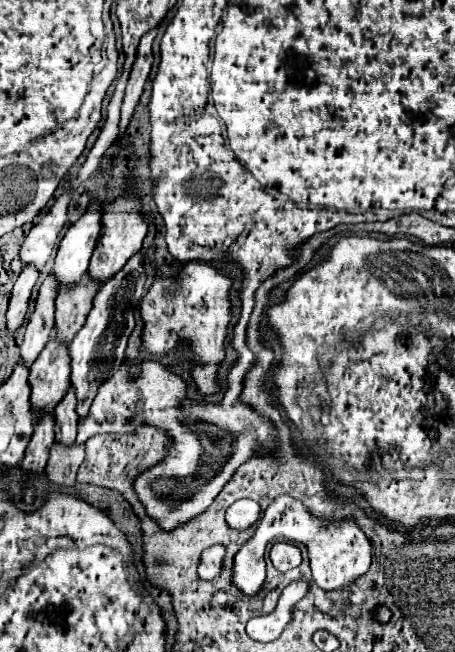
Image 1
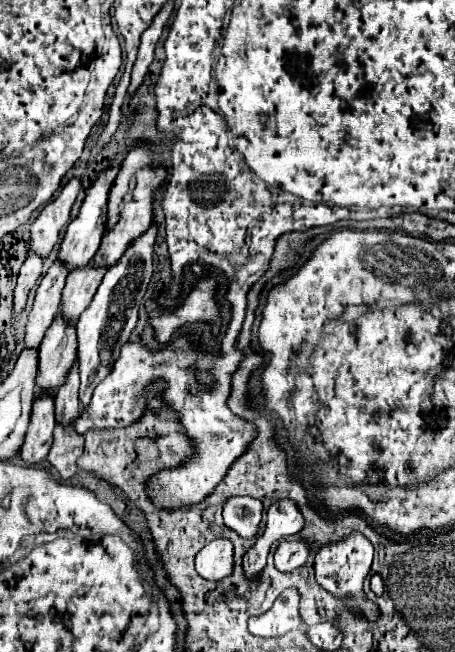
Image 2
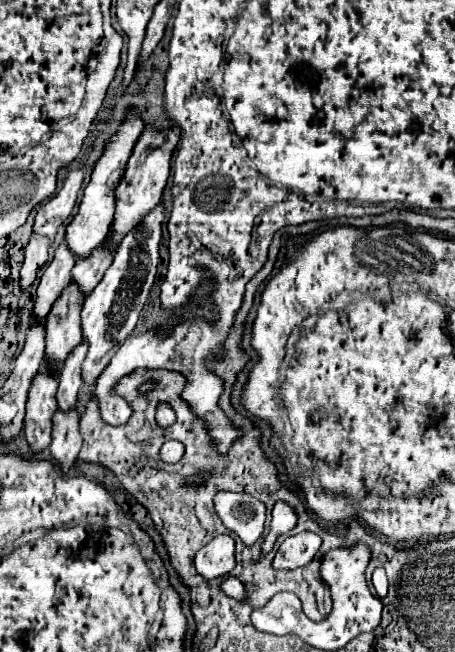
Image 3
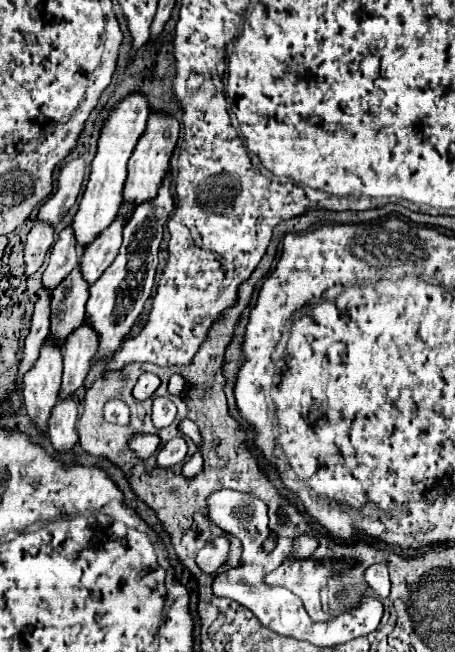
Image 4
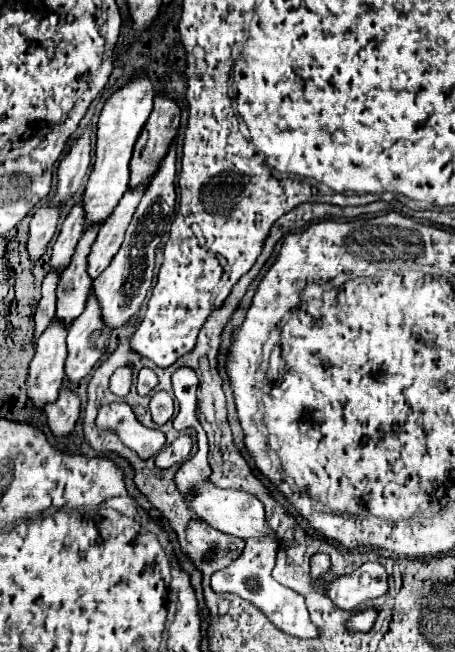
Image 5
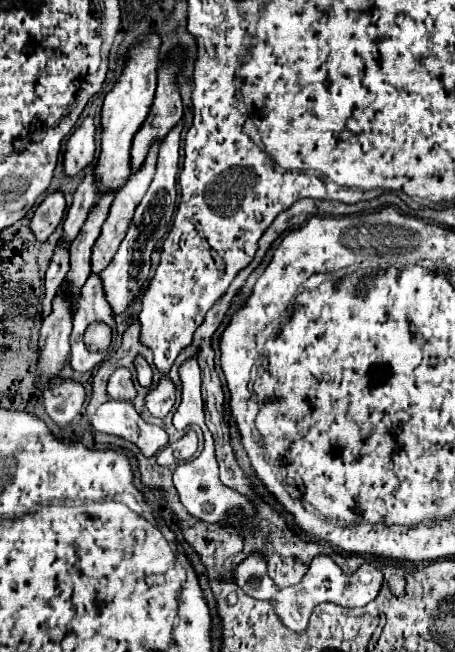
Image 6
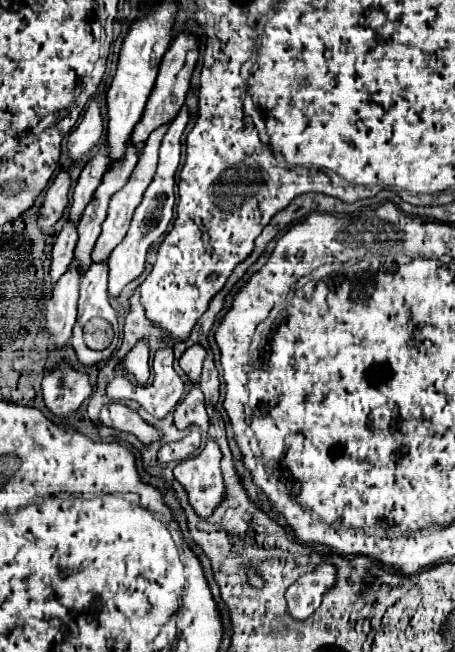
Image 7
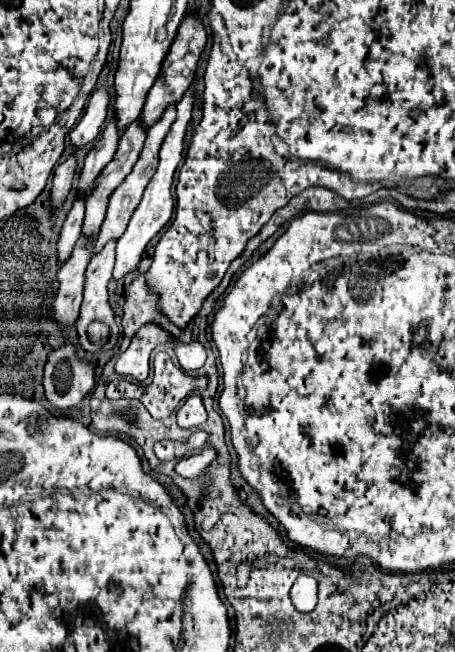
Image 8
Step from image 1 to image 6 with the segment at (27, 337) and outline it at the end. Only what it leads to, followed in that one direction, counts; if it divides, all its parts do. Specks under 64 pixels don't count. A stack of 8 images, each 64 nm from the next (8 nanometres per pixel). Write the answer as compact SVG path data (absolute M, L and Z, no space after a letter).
M90 168L88 174L82 178L82 184L80 184L78 192L74 194L72 206L66 212L66 218L64 218L64 224L62 224L64 232L62 232L60 242L72 244L76 240L80 228L84 226L84 222L88 218L90 208L94 206L94 200L96 200L96 196L92 196L92 168Z

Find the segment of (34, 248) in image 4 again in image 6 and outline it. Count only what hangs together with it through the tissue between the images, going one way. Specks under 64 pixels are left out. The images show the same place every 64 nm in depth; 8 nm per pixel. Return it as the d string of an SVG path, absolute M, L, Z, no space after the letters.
M54 192L52 196L46 196L44 202L36 208L30 228L36 236L36 242L48 240L48 236L56 230L56 226L62 222L66 210L66 200L62 192Z

